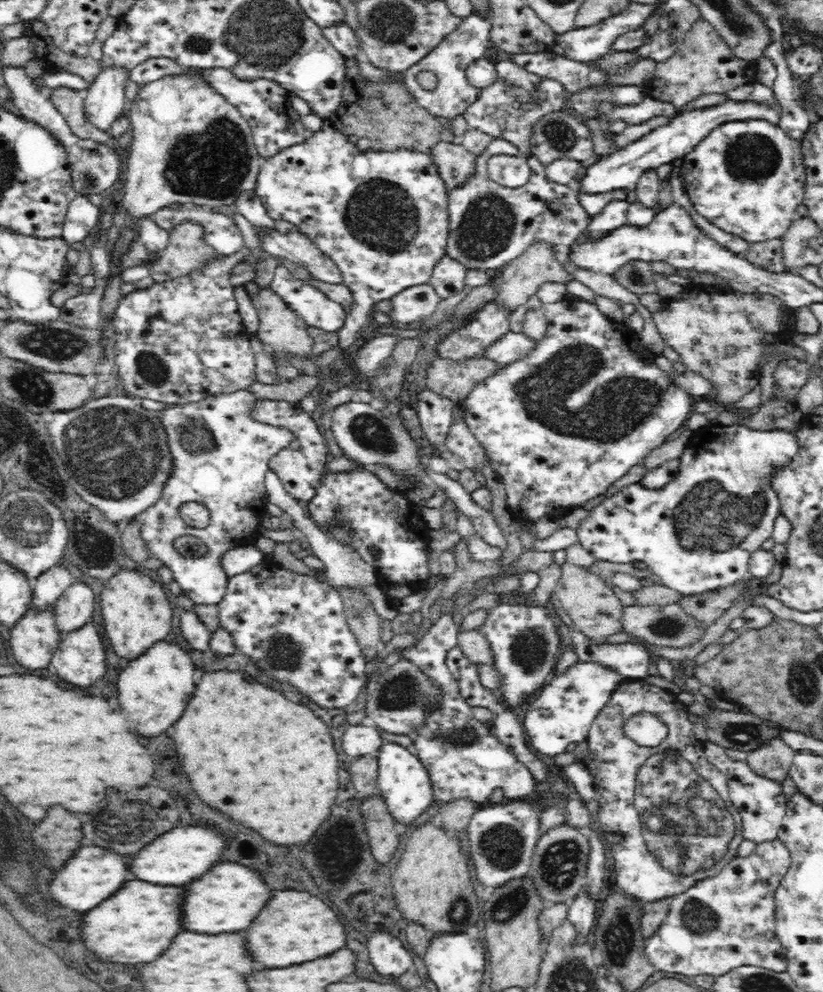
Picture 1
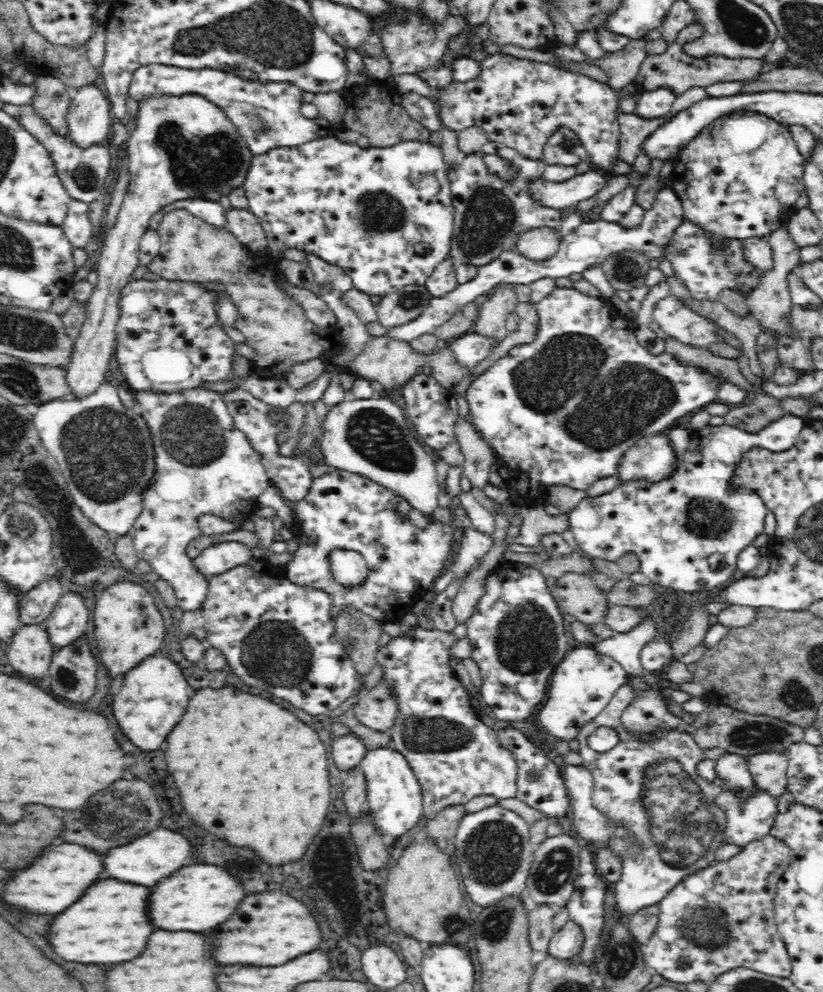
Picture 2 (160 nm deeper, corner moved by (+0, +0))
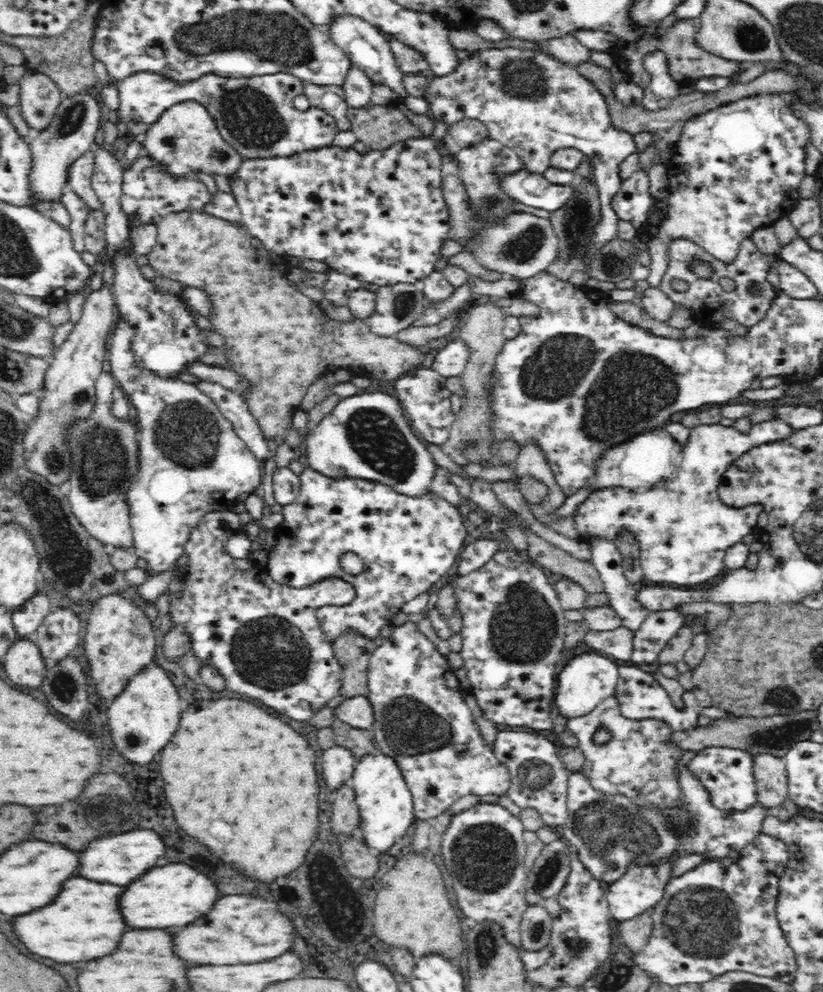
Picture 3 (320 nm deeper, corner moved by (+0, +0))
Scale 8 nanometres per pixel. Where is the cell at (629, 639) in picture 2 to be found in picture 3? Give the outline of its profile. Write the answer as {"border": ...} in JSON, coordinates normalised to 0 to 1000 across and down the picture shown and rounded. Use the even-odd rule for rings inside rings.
{"border":[[[731,545],[719,550],[718,569],[727,575],[734,597],[742,602],[741,610],[756,622],[756,629],[772,640],[791,616],[776,605],[776,597],[761,585],[756,560],[746,546]]]}

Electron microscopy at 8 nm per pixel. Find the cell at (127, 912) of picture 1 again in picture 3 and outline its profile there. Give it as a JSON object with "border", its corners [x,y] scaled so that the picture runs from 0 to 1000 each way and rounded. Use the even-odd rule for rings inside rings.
{"border":[[[90,885],[90,889],[80,893],[80,901],[75,901],[75,905],[66,913],[61,913],[61,917],[22,925],[19,940],[34,958],[68,970],[83,972],[129,966],[143,958],[151,942],[158,938],[146,913],[151,899],[151,893],[114,889],[107,885]]]}

